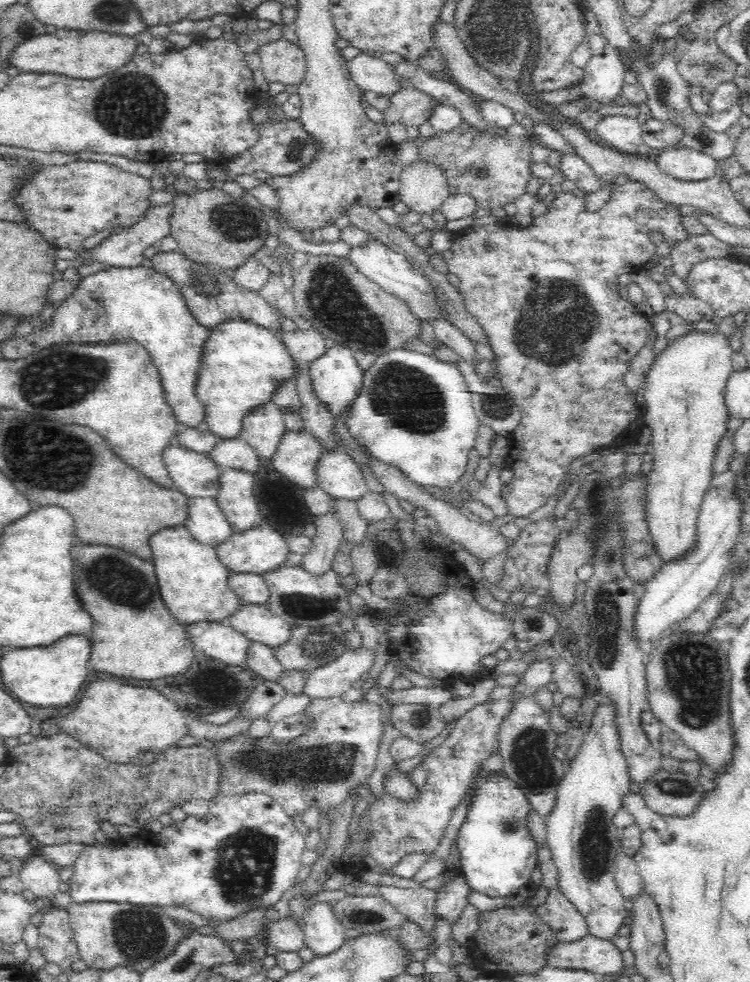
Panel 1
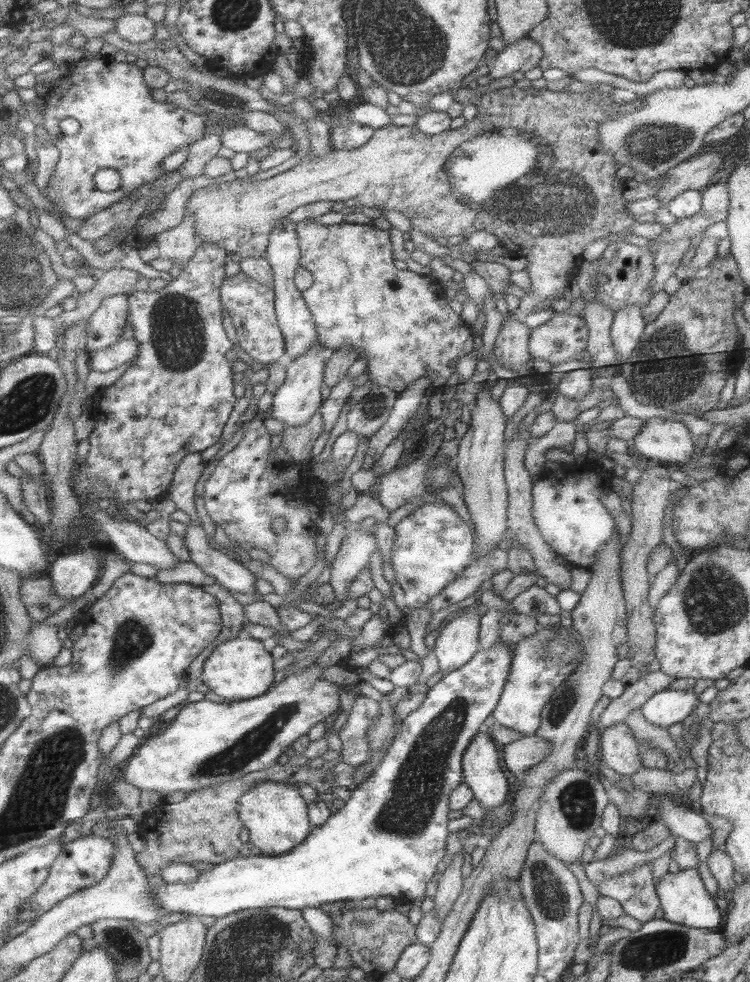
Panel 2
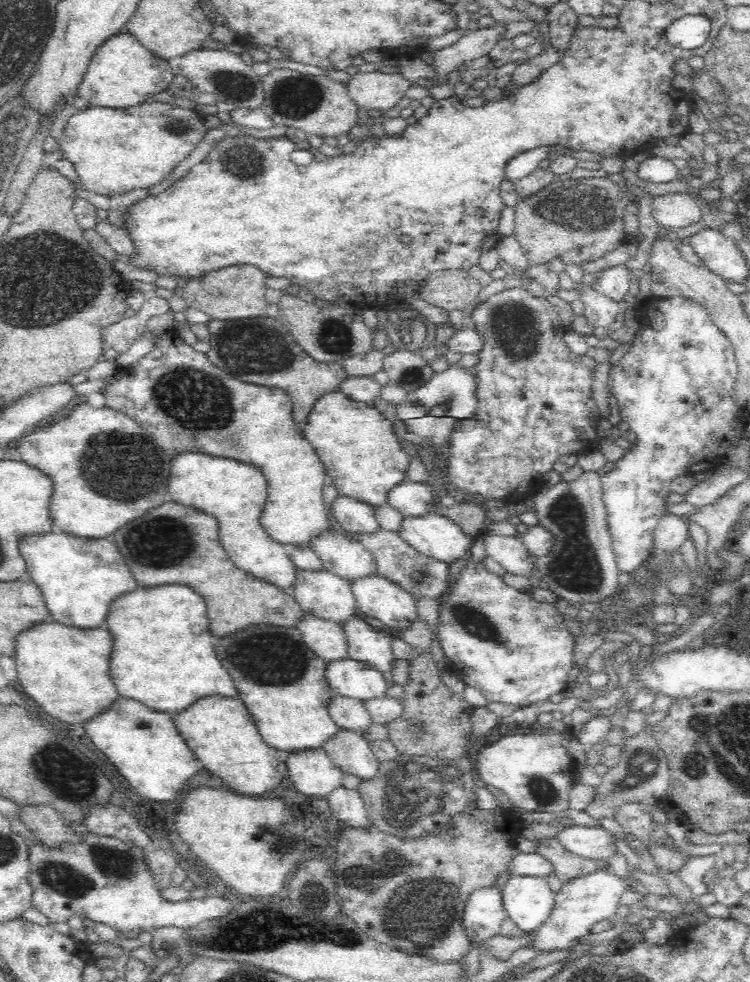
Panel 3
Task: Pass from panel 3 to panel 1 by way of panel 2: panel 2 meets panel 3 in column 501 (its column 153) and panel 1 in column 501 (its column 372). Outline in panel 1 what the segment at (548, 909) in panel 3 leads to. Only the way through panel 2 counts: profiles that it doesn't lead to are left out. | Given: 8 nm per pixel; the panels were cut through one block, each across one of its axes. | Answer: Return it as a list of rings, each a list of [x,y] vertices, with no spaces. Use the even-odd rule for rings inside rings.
[[[482,770],[479,771],[471,785],[471,792],[474,793],[474,796],[470,802],[466,822],[464,822],[456,838],[461,862],[458,871],[462,872],[472,890],[496,898],[516,894],[520,888],[528,886],[532,883],[531,873],[534,868],[537,868],[538,844],[527,826],[531,804],[524,796],[522,789],[503,776],[504,774],[496,778],[485,778],[482,775]]]

